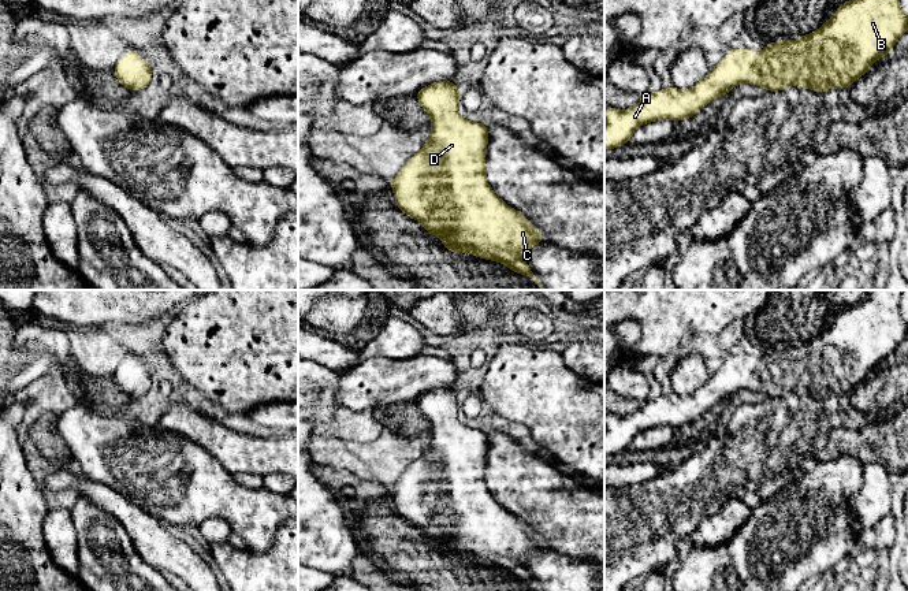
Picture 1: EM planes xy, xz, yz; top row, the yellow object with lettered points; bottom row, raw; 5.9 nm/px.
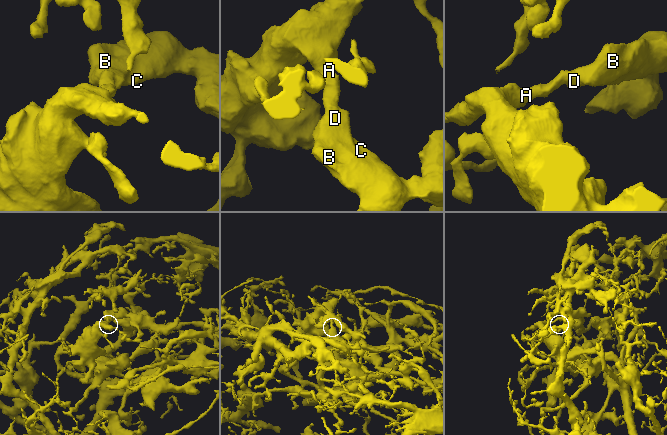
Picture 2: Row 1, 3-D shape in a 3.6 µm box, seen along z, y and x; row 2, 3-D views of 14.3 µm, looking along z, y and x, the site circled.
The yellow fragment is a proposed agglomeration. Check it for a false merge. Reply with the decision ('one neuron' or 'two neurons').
one neuron

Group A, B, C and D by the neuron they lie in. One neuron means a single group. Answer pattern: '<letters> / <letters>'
A B C D

